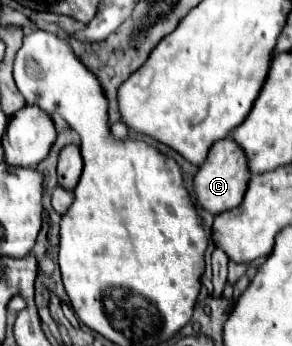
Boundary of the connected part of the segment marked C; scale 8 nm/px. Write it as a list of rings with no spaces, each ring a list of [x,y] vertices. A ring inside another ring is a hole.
[[[226,137],[212,145],[208,159],[198,169],[194,177],[194,193],[206,211],[218,215],[218,211],[228,211],[236,207],[240,199],[244,199],[244,187],[248,185],[248,175],[250,175],[250,167],[242,147],[238,147],[238,143],[232,137]]]

